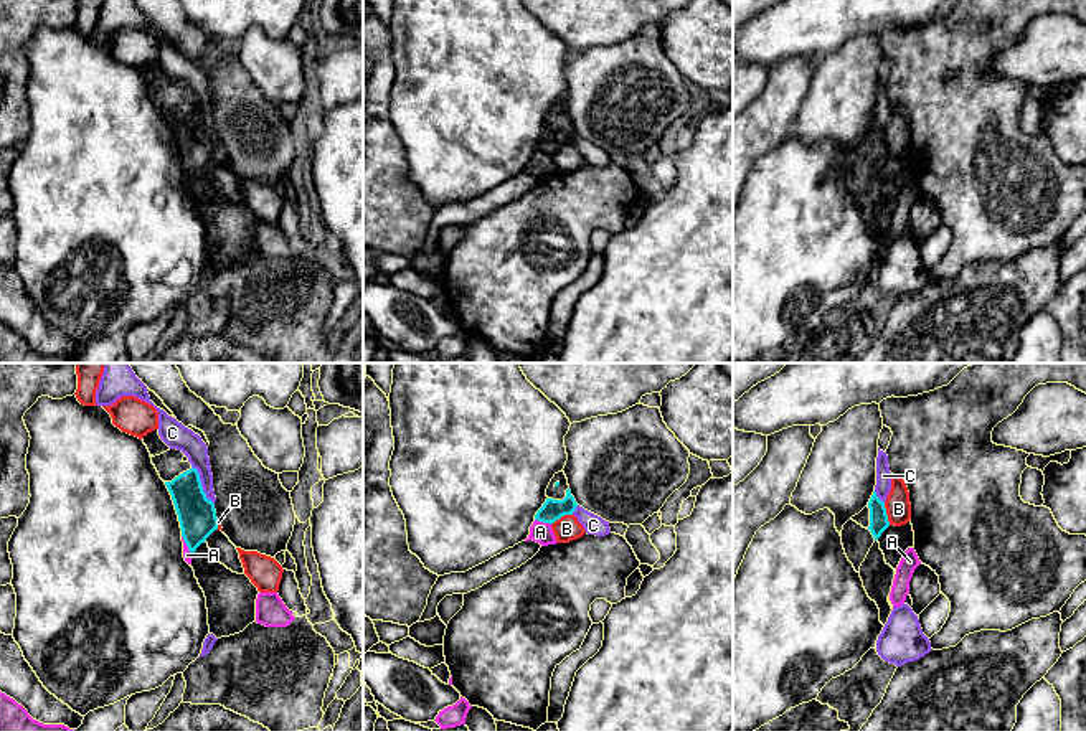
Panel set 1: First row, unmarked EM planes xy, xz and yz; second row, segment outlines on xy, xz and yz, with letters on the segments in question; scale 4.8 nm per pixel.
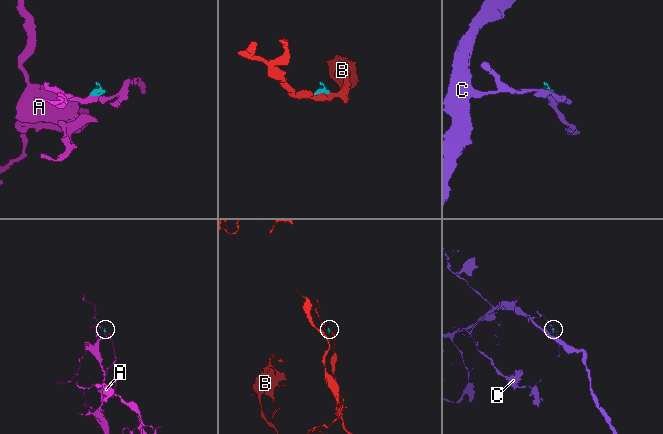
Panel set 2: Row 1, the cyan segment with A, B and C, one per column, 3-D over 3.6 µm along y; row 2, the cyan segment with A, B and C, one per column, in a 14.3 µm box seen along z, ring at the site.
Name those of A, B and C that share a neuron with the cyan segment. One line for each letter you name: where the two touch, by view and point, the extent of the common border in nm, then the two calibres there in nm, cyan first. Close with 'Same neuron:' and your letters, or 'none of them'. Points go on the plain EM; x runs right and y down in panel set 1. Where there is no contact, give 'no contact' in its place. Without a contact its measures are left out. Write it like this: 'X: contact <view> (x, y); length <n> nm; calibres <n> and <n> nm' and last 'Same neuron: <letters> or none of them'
Same neuron: none of them

